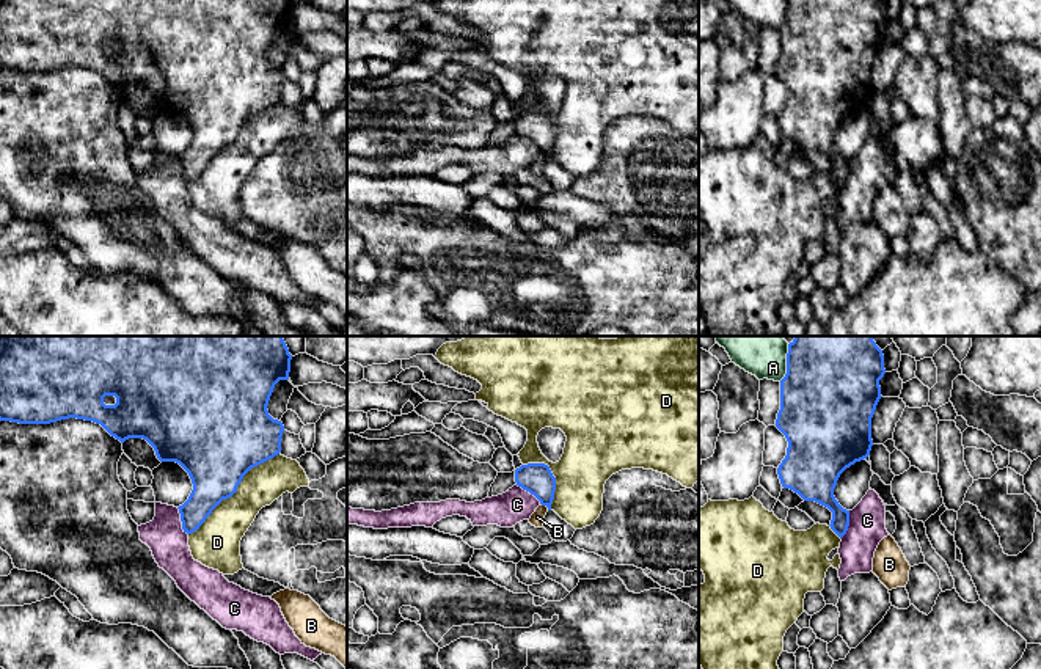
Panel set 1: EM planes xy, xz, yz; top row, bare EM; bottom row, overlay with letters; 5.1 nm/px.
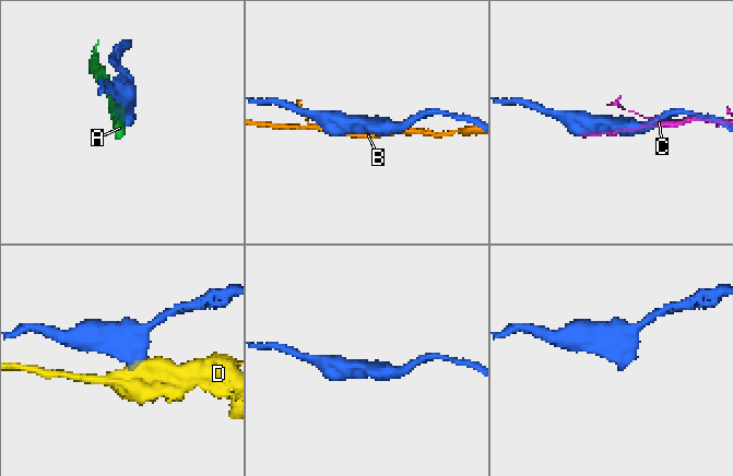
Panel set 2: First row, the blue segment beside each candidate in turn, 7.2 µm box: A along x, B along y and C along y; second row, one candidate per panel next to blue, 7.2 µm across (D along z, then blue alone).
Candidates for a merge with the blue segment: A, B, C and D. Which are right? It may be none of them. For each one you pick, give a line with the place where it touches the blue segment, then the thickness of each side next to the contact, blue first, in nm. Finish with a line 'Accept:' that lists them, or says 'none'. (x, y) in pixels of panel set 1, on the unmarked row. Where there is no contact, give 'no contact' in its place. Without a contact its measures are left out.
Accept: none

